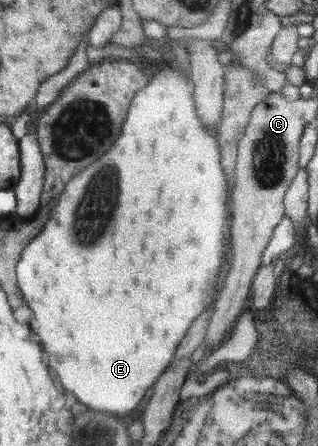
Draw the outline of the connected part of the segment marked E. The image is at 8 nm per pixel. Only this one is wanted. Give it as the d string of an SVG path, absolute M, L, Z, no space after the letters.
M165 55L165 63L159 64L159 68L157 73L153 73L152 81L145 87L140 90L136 94L136 97L132 100L132 106L128 112L128 118L126 118L124 124L124 132L125 134L121 134L121 138L117 140L117 148L113 148L113 150L109 150L107 154L105 154L105 158L99 158L99 162L97 164L93 164L93 166L89 166L89 168L85 168L81 174L75 175L73 179L67 186L65 186L65 191L61 193L59 196L59 203L57 203L57 207L55 207L50 214L49 220L45 223L44 230L35 238L35 240L31 241L25 248L24 252L21 253L22 259L21 262L18 262L17 265L17 274L18 274L18 282L20 285L20 289L24 294L24 303L27 303L28 306L33 310L35 316L32 318L32 323L34 325L34 336L39 341L39 343L44 347L44 352L46 355L46 361L53 371L55 377L58 379L58 384L61 385L65 390L68 390L69 393L74 393L77 400L81 403L84 403L88 408L92 408L95 411L105 411L115 414L129 414L129 412L133 412L139 404L141 404L141 400L145 398L145 394L147 394L147 390L154 386L158 381L158 378L168 369L168 367L174 362L175 353L179 348L182 340L187 336L191 325L195 322L196 318L205 312L209 312L209 308L213 306L213 302L216 302L217 296L217 281L220 277L222 268L226 263L226 256L233 251L233 207L234 200L232 196L231 185L229 185L229 177L225 175L225 168L222 164L222 156L221 156L221 147L220 140L218 139L218 135L214 134L208 126L200 119L200 114L197 112L197 105L194 99L195 85L192 81L191 72L183 73L181 70L175 68L175 63L173 63L173 59L169 55Z

